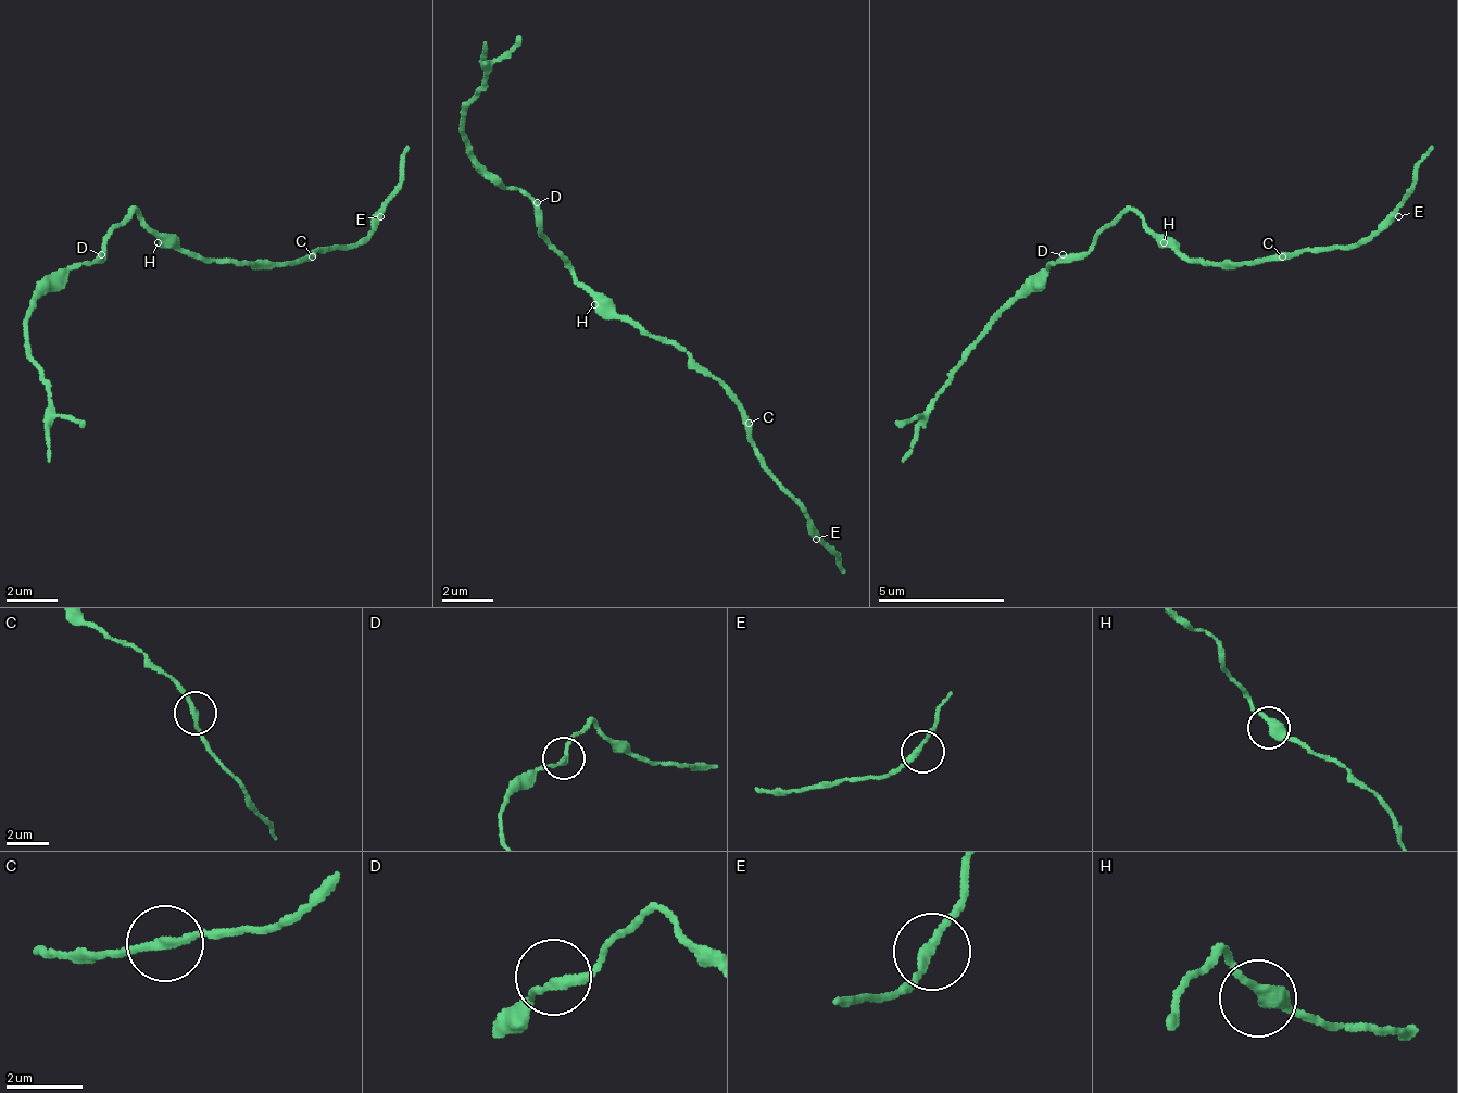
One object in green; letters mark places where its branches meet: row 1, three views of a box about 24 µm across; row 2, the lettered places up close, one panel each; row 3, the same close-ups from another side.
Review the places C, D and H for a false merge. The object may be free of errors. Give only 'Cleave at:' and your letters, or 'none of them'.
Cleave at: none of them

